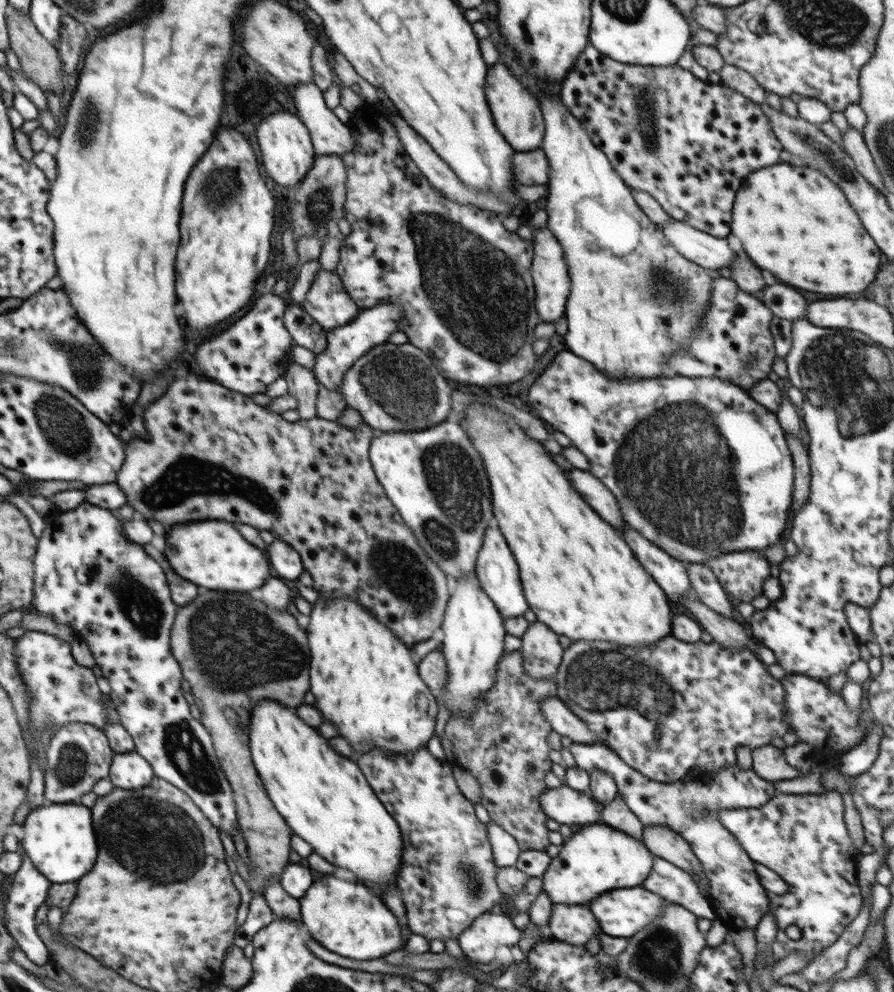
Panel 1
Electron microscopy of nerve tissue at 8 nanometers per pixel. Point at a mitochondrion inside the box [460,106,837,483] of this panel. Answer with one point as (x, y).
(682, 286)

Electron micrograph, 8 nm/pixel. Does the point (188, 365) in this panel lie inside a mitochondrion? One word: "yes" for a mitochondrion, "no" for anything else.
no

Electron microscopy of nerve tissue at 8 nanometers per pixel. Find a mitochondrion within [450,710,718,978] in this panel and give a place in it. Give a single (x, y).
(471, 877)

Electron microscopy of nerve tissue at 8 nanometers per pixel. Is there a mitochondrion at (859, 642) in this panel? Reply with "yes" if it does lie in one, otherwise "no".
no

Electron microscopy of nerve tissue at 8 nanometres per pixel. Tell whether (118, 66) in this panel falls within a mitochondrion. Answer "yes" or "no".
no

